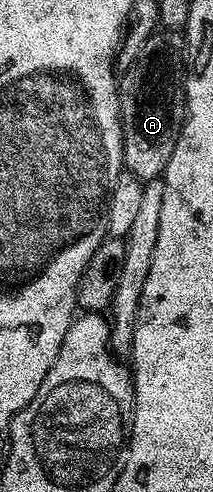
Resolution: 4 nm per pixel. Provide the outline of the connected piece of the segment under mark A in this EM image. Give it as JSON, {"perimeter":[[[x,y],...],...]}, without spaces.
{"perimeter":[[[173,31],[147,38],[140,54],[118,80],[118,110],[122,122],[122,163],[125,171],[143,182],[157,180],[176,150],[182,121],[186,117],[186,89],[182,40]]]}

